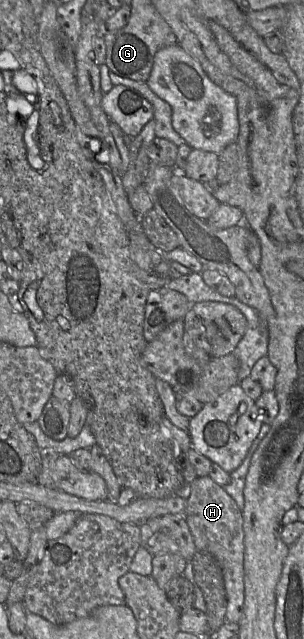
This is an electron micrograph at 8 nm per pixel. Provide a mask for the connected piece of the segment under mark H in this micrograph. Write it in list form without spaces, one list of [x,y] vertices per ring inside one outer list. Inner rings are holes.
[[[197,476],[189,483],[184,519],[197,551],[210,553],[219,563],[227,598],[226,621],[239,623],[244,604],[243,515],[236,501],[210,476]]]

